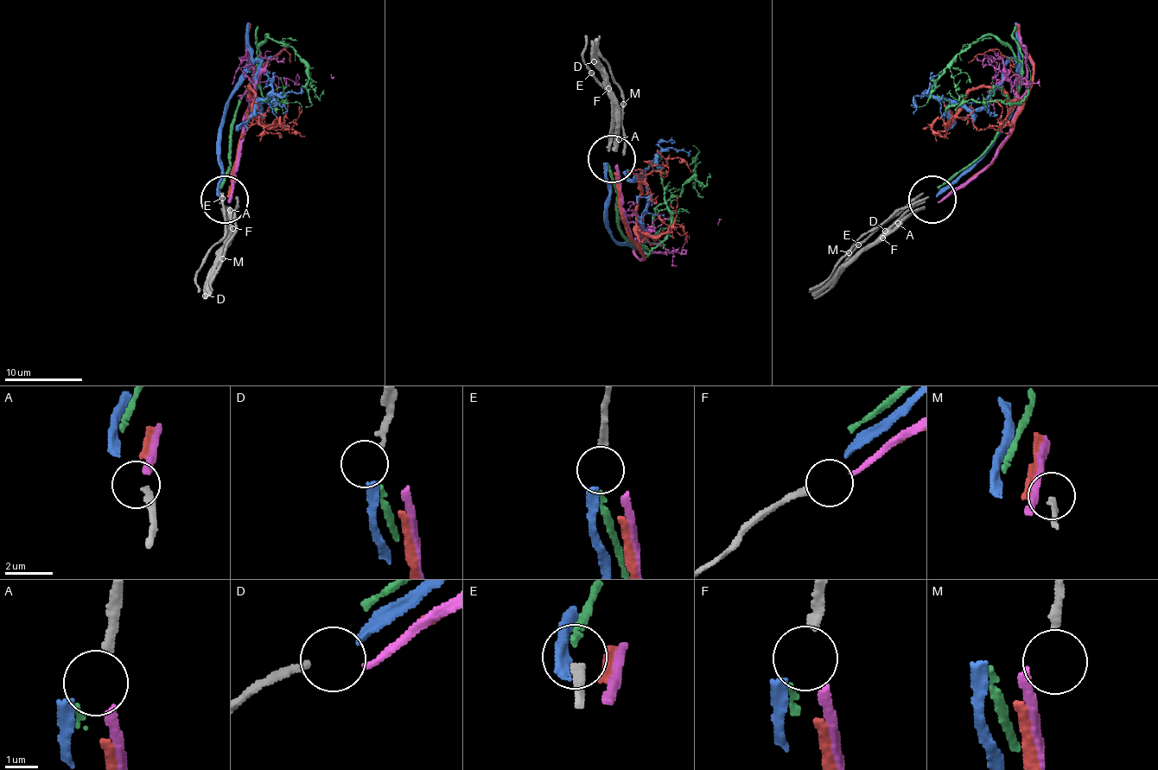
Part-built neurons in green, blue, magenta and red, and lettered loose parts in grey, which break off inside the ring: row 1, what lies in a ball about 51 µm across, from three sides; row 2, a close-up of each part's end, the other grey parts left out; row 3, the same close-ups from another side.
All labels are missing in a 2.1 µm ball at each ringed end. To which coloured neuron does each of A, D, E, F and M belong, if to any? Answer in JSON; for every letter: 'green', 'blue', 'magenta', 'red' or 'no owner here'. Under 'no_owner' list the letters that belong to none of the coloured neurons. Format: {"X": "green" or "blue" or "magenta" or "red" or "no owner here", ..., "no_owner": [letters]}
{"A": "magenta", "D": "blue", "E": "green", "F": "no owner here", "M": "no owner here", "no_owner": ["F", "M"]}

